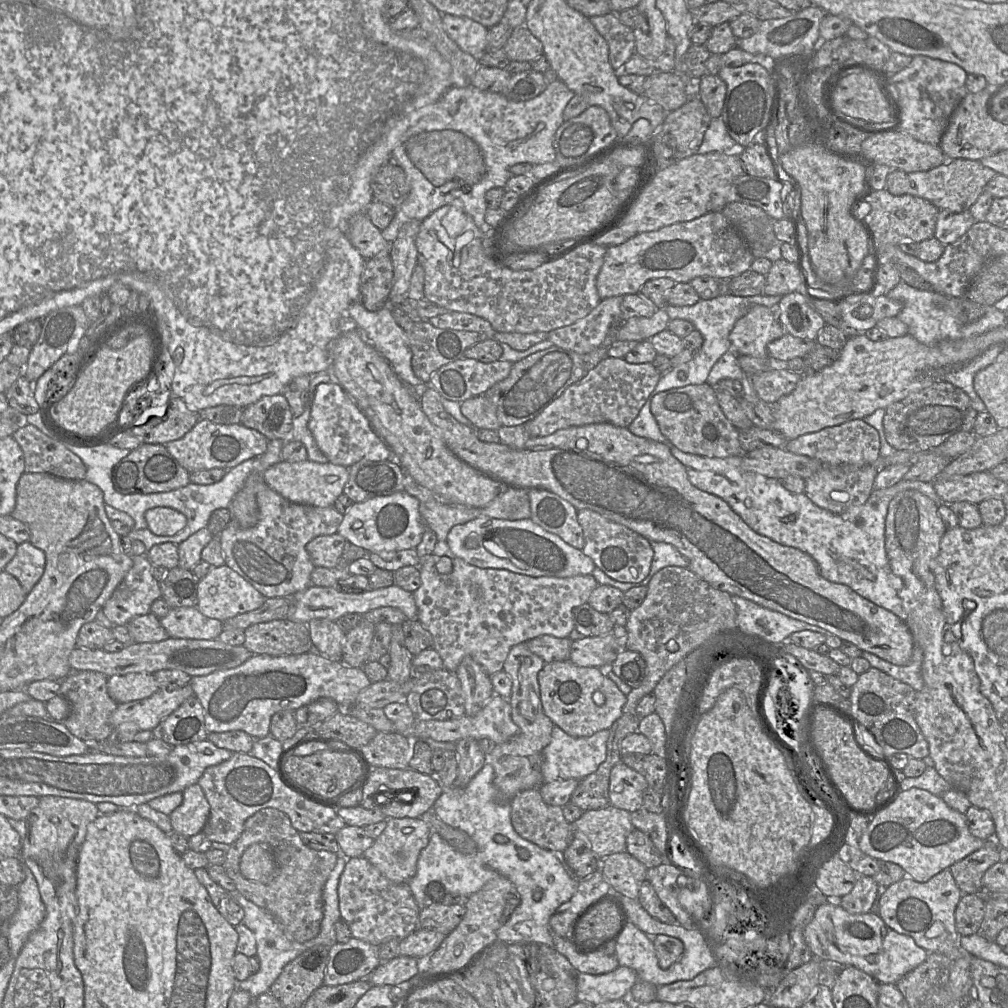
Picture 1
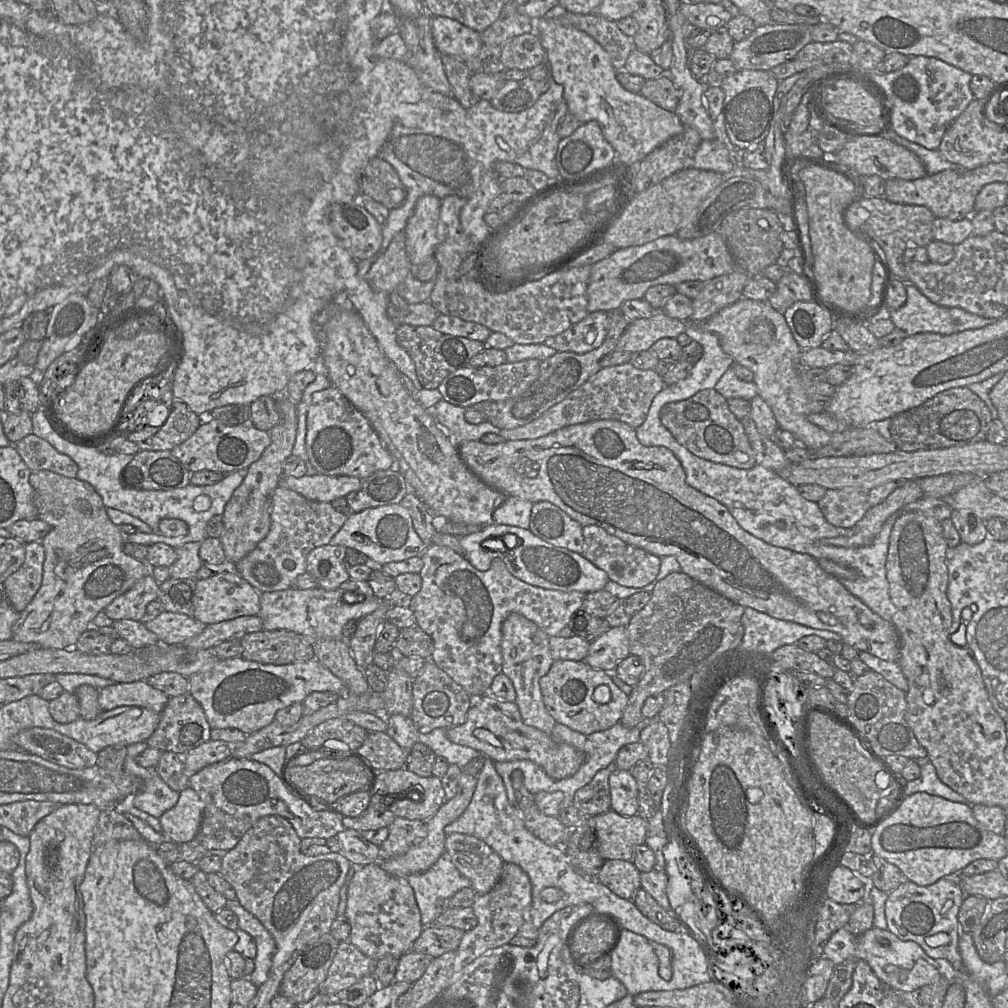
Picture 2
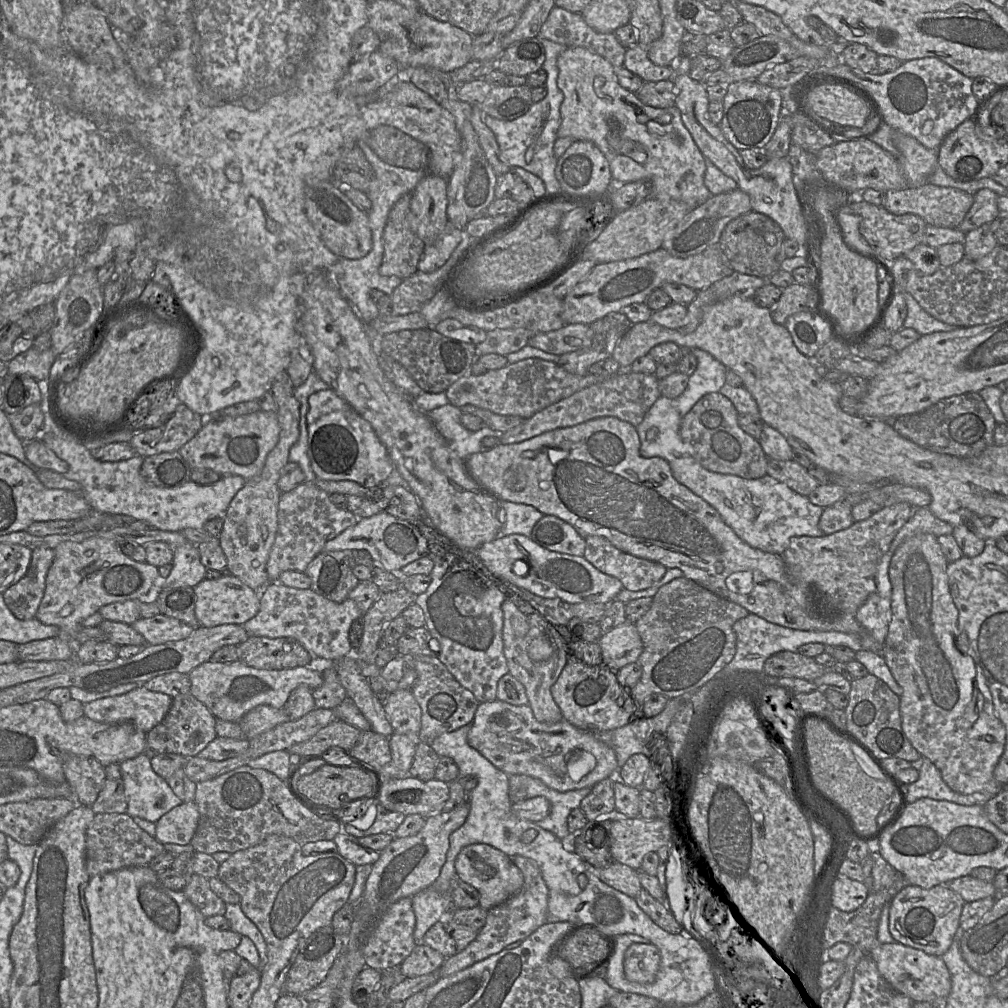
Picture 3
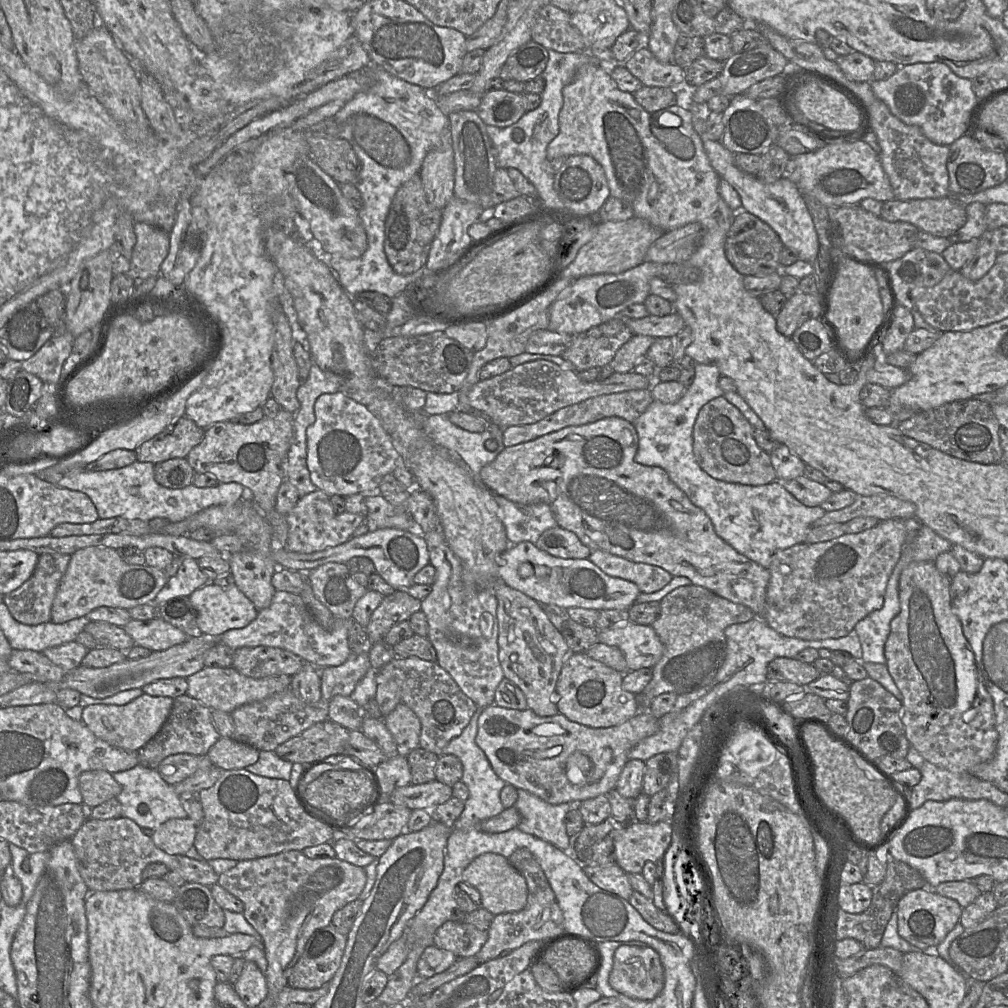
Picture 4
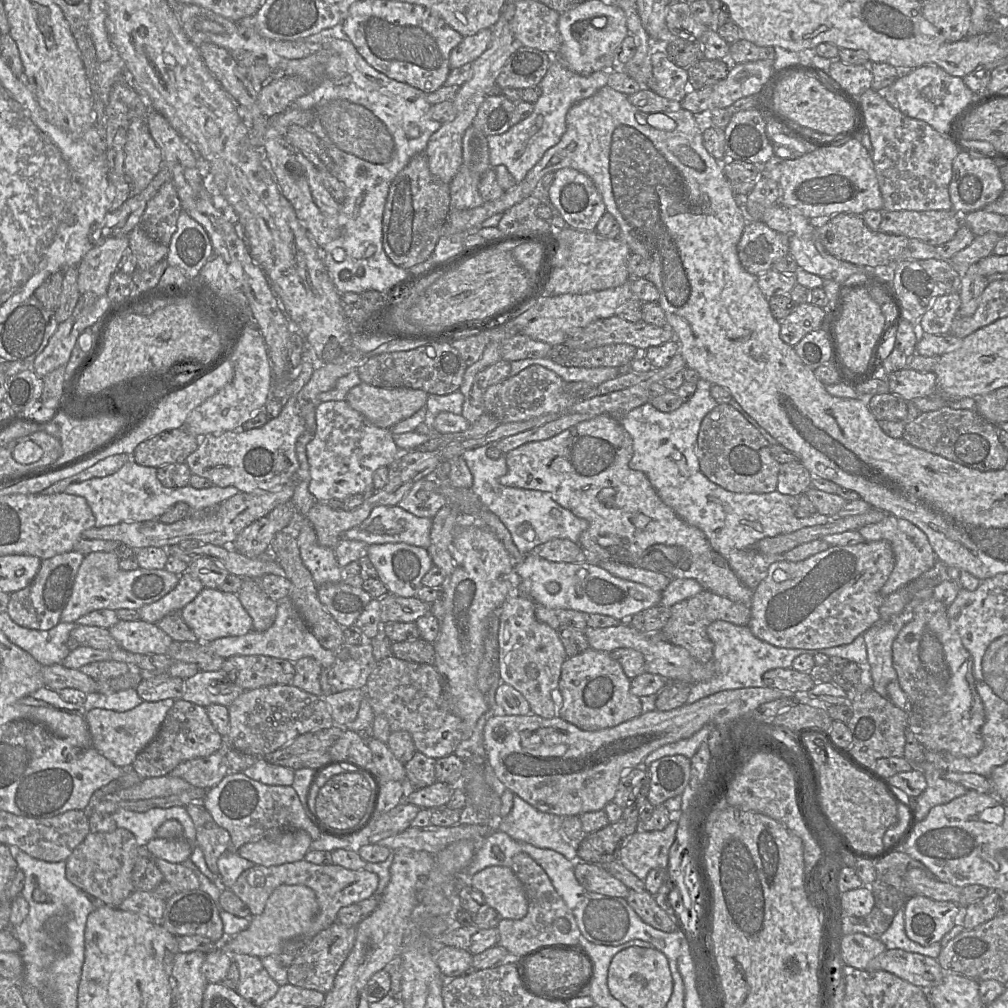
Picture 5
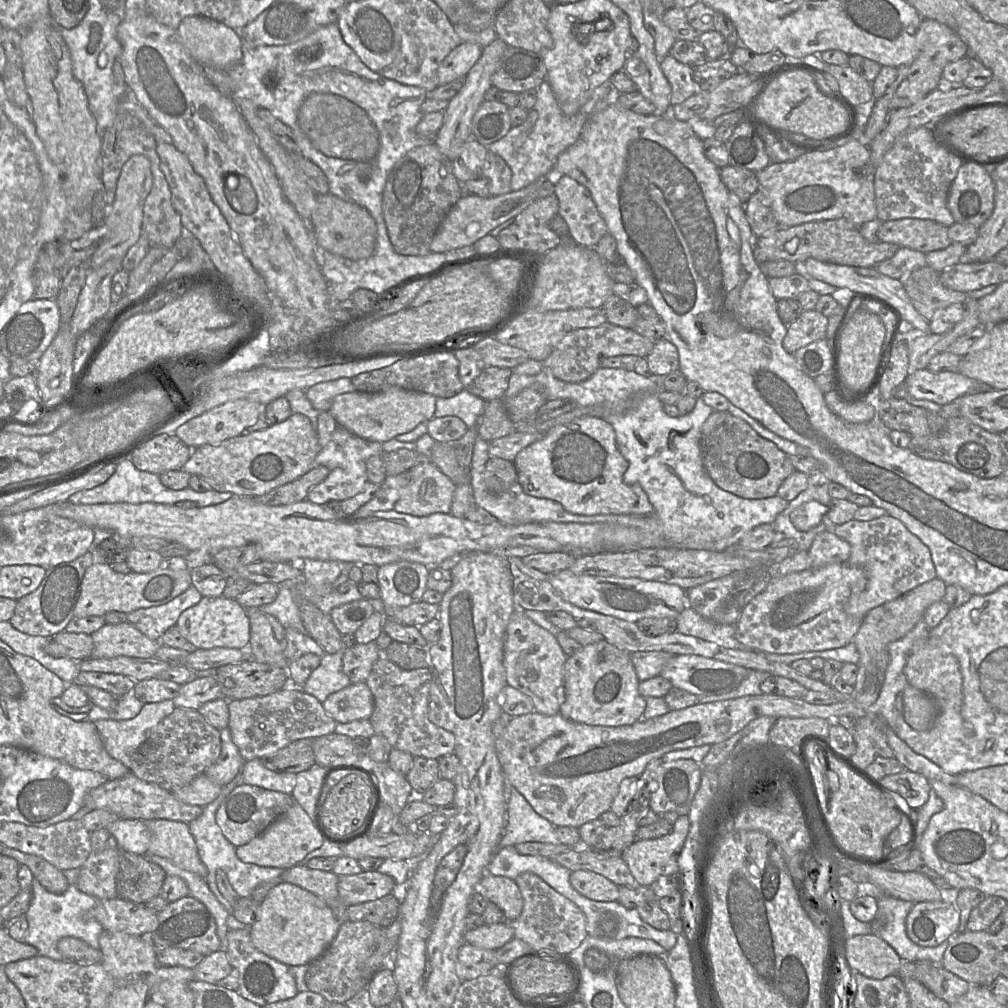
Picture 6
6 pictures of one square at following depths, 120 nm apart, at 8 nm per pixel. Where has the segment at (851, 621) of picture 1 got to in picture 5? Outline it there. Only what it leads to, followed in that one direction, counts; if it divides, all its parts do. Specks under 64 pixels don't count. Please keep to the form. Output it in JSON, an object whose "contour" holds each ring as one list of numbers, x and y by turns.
{"contour":[[599,415,582,421,561,433,541,441,525,443,506,453,507,473,499,480,508,487,549,492,554,501,575,516,588,522,588,528,580,535,579,545,592,563,613,560,635,565,645,551,656,544,676,546,683,551,677,565,671,566,670,579,692,578,704,590,732,601,749,604,754,590,745,586,731,569,728,561,715,551,705,534,695,526,679,518,657,495,647,476,632,470,629,462,633,456,633,441,622,424,609,415]]}

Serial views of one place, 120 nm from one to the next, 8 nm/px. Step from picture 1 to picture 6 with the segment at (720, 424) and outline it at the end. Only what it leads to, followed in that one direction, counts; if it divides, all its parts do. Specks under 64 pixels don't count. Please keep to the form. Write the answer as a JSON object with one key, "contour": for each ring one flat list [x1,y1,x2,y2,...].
{"contour":[[732,414,711,434,702,438,702,460,719,488,745,499,775,496,782,482,796,470,788,454]]}

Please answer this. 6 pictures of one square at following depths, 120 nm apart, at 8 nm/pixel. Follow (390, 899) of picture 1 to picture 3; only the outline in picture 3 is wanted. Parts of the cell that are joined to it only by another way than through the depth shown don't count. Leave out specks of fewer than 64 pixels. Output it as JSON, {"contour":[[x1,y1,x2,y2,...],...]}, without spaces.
{"contour":[[405,897,392,904,377,922,363,948,366,967,386,971,399,967,417,946,414,940,416,917,412,898]]}

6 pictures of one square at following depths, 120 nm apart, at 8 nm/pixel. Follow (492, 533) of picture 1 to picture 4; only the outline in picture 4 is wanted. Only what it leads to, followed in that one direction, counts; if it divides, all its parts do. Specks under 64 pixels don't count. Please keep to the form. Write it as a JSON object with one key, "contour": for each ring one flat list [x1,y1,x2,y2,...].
{"contour":[[524,541,510,547,498,559,498,577,541,605,556,605,568,609,579,607,594,610,629,609,641,593,638,586,604,573,589,559,563,559,552,556]]}

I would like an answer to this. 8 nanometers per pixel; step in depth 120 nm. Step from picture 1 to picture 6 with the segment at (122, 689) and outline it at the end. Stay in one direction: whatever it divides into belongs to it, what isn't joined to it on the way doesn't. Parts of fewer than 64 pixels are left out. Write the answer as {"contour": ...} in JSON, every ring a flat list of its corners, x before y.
{"contour":[[172,700,143,704,139,714,129,720,98,720,95,726,107,753,128,767,135,750,148,733,175,709]]}

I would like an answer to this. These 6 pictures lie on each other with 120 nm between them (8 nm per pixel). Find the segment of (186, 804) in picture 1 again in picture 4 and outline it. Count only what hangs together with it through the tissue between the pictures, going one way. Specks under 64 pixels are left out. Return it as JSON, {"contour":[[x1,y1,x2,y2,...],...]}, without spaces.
{"contour":[[188,817,162,823,151,837,157,848,170,855,185,855,193,846,197,827]]}

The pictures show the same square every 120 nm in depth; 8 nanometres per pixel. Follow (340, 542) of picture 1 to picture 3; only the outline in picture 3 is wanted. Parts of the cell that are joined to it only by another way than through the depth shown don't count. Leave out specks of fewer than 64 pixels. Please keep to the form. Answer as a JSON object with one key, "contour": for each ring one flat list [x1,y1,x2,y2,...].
{"contour":[[349,550,321,551,304,573,311,580,310,589,326,600,342,602,360,582,347,565]]}

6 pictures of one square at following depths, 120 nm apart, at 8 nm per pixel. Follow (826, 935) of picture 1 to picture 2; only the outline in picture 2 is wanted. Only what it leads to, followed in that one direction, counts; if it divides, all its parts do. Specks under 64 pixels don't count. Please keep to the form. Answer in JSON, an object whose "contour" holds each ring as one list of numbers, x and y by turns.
{"contour":[[846,927,837,930,828,940,822,957,831,960,835,965,846,960,864,960,882,982,897,992,911,992,938,981,946,967,938,960,929,957,916,942,903,941,888,929,876,927,860,935,851,933]]}

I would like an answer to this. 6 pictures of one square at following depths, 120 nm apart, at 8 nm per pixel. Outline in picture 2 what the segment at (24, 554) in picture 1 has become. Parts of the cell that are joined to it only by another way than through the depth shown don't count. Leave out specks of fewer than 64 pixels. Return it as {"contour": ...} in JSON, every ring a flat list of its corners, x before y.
{"contour":[[41,542,25,543,25,560,2,584,2,590,9,604,21,612,37,593,43,576,45,550]]}

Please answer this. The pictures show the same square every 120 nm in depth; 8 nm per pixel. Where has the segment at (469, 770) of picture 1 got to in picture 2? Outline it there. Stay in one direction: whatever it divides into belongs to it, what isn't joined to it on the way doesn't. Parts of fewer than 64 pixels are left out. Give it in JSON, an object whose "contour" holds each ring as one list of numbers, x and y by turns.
{"contour":[[462,770,456,795,452,799,446,800,440,809,426,821,428,830,427,836,413,845,406,853,389,859,380,860,378,863,380,863,382,868,391,875,403,877,407,877,411,874,423,873,431,868,431,866,446,852,445,827,457,820,466,810,475,792,477,780,477,776,470,775]]}

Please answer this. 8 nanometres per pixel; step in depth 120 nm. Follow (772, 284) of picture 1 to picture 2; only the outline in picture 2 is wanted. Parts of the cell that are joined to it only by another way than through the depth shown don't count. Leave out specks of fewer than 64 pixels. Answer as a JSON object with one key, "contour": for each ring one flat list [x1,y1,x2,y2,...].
{"contour":[[787,270,776,284,777,289,767,303,783,315,795,302,811,301,812,288,804,275]]}

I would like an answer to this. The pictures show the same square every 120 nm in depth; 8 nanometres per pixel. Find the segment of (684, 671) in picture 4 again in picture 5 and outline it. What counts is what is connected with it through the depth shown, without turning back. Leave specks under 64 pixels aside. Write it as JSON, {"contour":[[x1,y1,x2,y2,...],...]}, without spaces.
{"contour":[[703,590,697,595,682,600,670,608,670,617,660,633,669,643,685,648,700,663,713,658,714,645,707,635,707,627,716,620,747,626,751,618,749,604,732,601,713,592]]}

